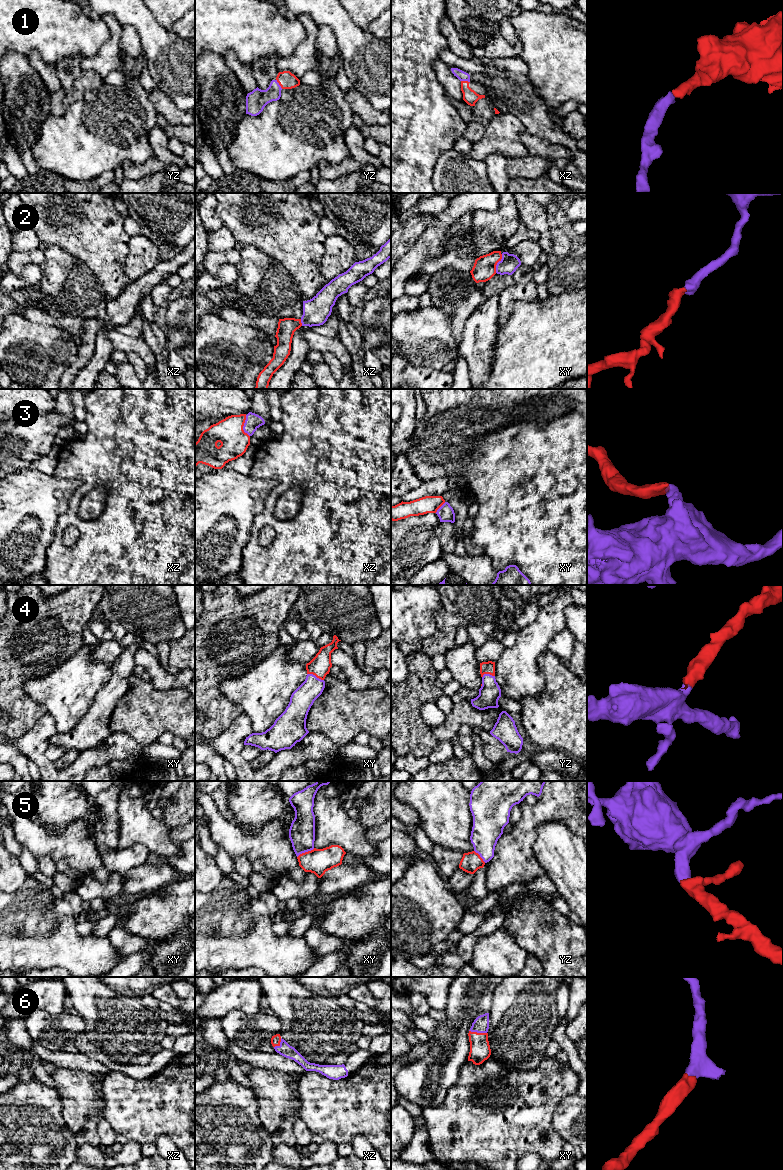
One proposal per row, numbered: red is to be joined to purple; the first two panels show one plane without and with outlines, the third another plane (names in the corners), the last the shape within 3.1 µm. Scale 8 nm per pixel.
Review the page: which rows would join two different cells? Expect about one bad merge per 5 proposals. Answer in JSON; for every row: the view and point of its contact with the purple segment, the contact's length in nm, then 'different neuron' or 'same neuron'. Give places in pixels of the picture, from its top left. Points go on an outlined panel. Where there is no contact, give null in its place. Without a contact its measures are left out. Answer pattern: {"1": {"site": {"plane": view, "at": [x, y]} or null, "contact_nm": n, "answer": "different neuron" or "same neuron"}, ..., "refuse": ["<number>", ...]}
{"1": {"site": {"plane": "yz", "at": [278, 84]}, "contact_nm": 90, "answer": "same neuron"}, "2": {"site": {"plane": "xy", "at": [497, 263]}, "contact_nm": 160, "answer": "same neuron"}, "3": {"site": {"plane": "xz", "at": [243, 426]}, "contact_nm": 180, "answer": "same neuron"}, "4": {"site": {"plane": "xy", "at": [314, 675]}, "contact_nm": 150, "answer": "same neuron"}, "5": {"site": {"plane": "xy", "at": [305, 851]}, "contact_nm": 160, "answer": "same neuron"}, "6": {"site": {"plane": "xy", "at": [478, 1032]}, "contact_nm": 150, "answer": "same neuron"}, "refuse": []}

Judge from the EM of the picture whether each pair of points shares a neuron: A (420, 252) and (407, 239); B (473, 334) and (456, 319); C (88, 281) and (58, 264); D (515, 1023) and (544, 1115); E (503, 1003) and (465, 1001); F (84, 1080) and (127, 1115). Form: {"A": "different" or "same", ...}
{"A": "different", "B": "different", "C": "same", "D": "different", "E": "different", "F": "different"}

